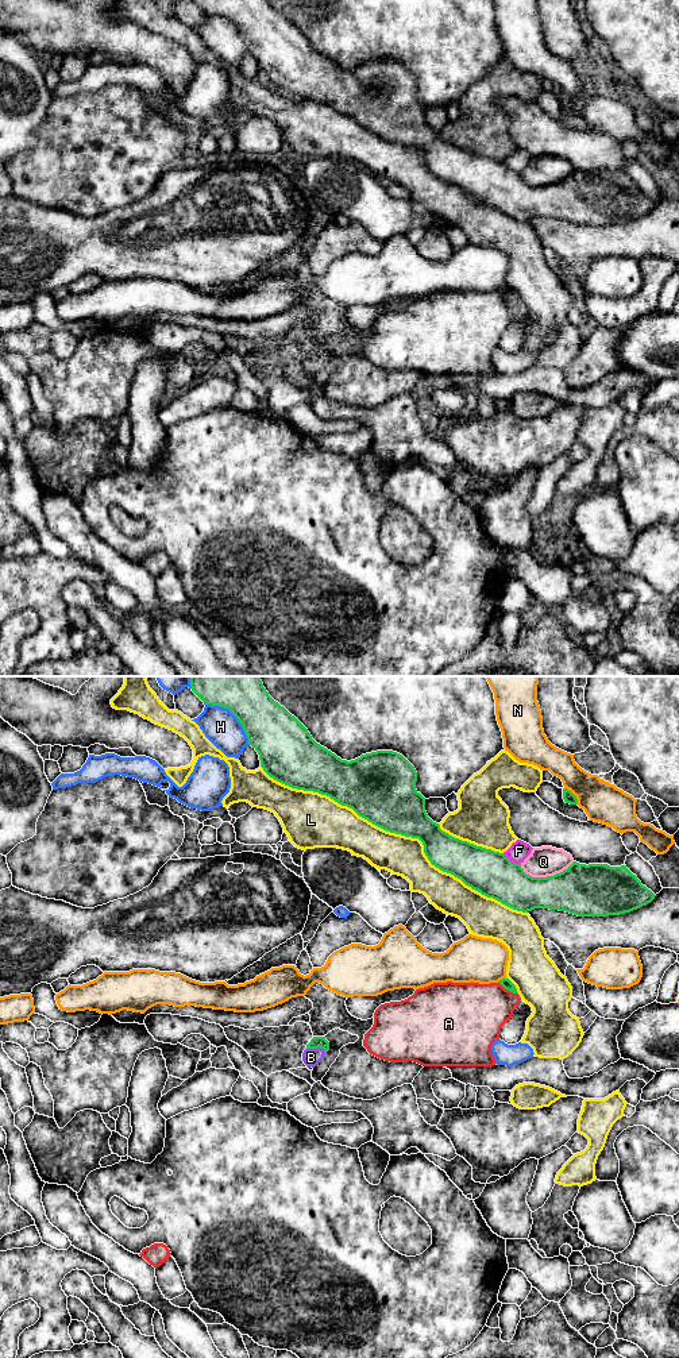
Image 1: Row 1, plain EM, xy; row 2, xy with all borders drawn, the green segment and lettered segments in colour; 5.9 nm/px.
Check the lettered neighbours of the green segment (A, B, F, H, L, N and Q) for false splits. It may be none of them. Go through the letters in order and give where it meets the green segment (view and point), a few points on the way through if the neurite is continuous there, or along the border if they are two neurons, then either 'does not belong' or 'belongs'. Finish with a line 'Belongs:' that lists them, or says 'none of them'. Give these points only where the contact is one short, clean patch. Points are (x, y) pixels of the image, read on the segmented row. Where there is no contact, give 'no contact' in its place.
A: contact xy (508, 990); does not belong
B: contact xy (316, 1048); way xy (315, 1042), (316, 1048), (311, 1057); belongs
F: contact xy (512, 861); does not belong
H: contact xy (234, 714); does not belong
L: contact xy (398, 833); does not belong
N: contact xy (574, 795); does not belong
Q: contact xy (547, 876); does not belong
Belongs: B

